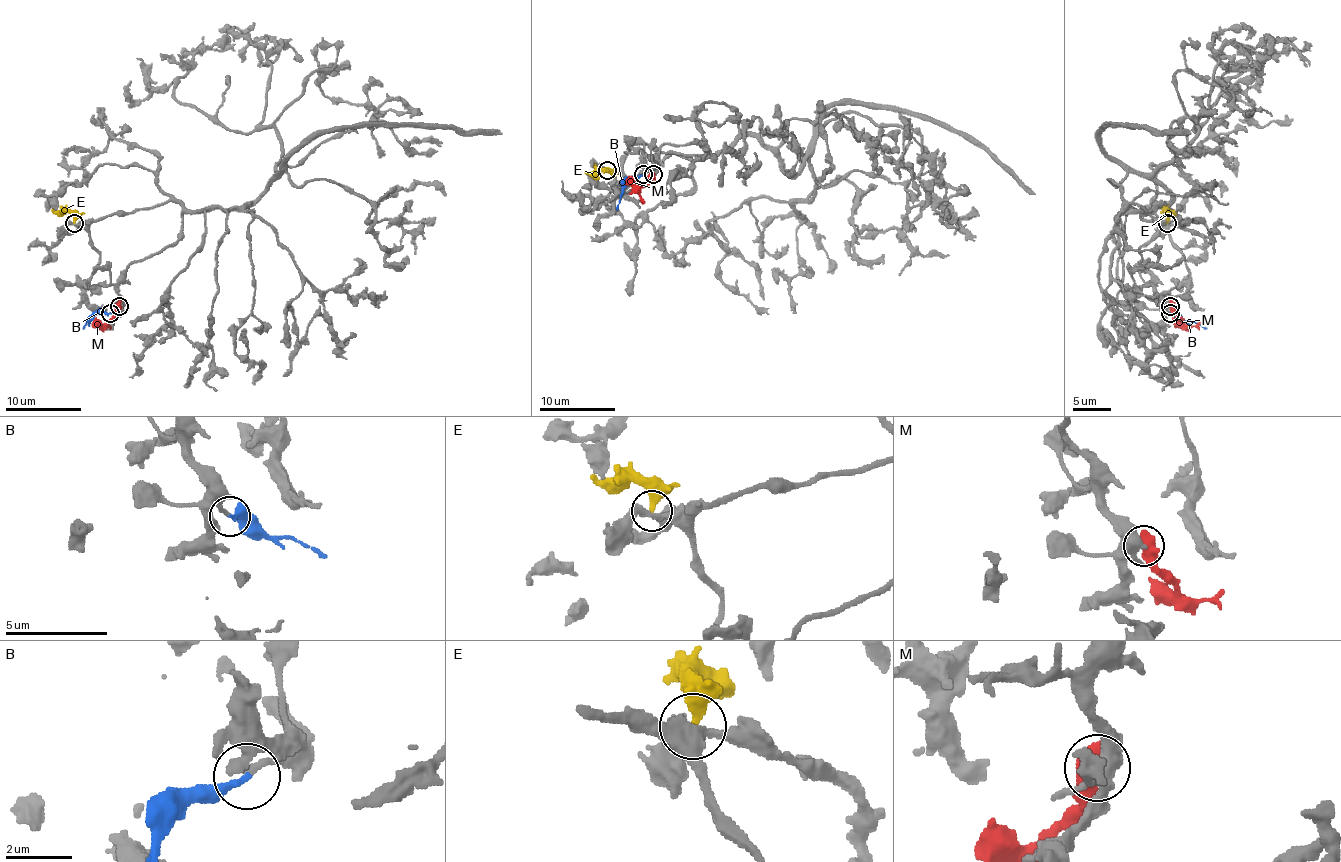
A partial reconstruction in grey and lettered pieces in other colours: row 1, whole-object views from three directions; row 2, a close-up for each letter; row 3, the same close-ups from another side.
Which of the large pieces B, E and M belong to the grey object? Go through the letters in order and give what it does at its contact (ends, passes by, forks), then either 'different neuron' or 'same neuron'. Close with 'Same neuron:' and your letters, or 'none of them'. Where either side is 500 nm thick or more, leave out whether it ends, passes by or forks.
B: it ends | same neuron
E: it ends | different neuron
M: different neuron
Same neuron: B

